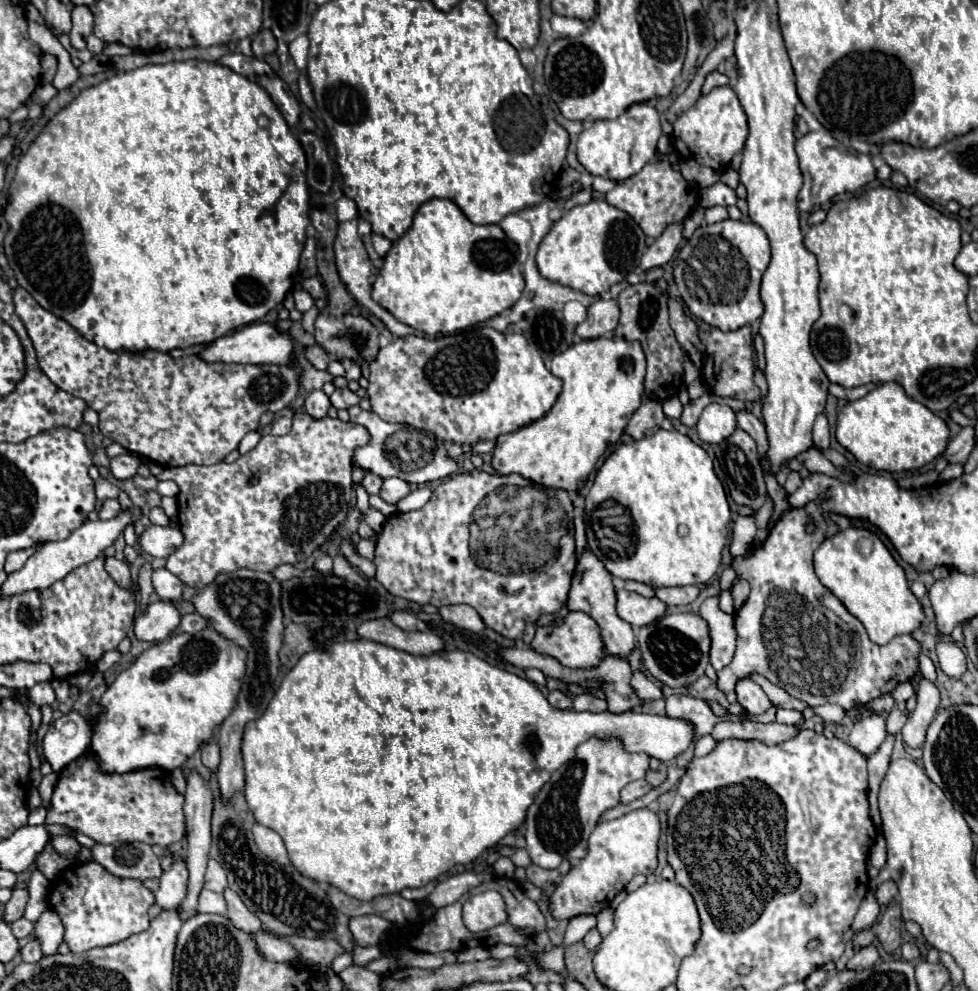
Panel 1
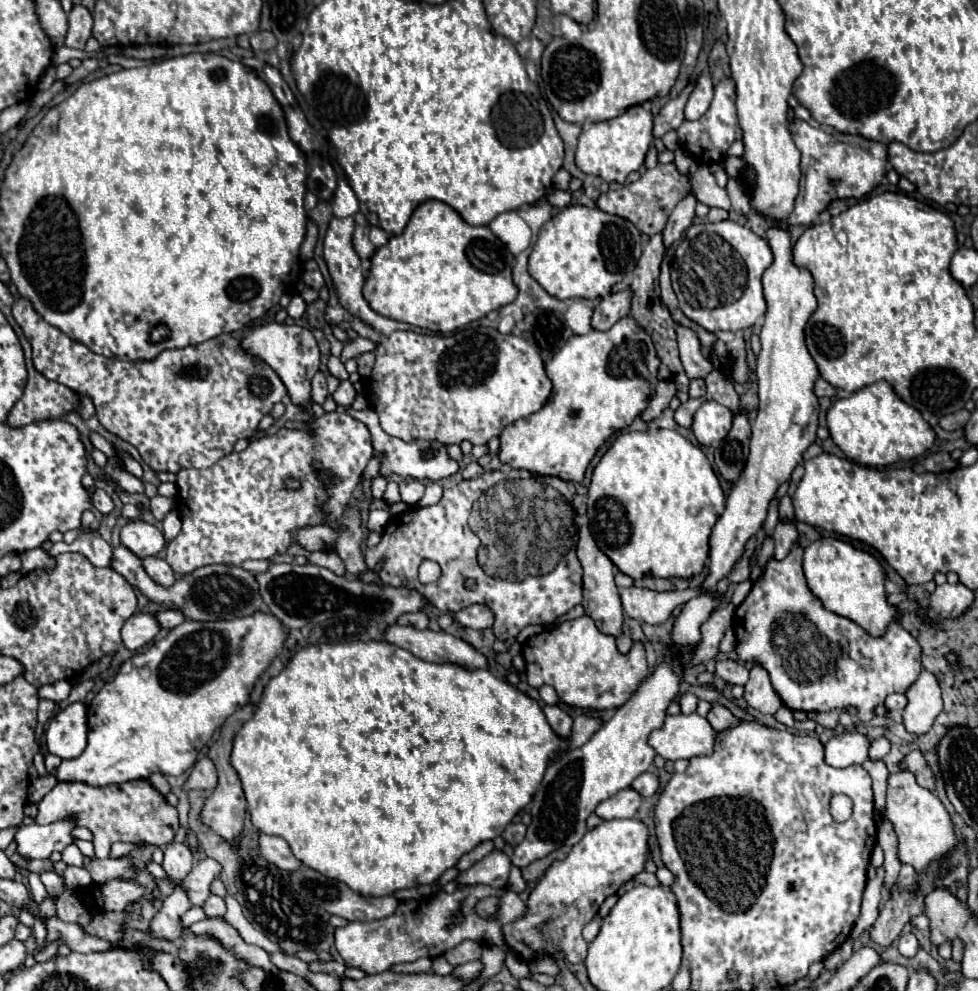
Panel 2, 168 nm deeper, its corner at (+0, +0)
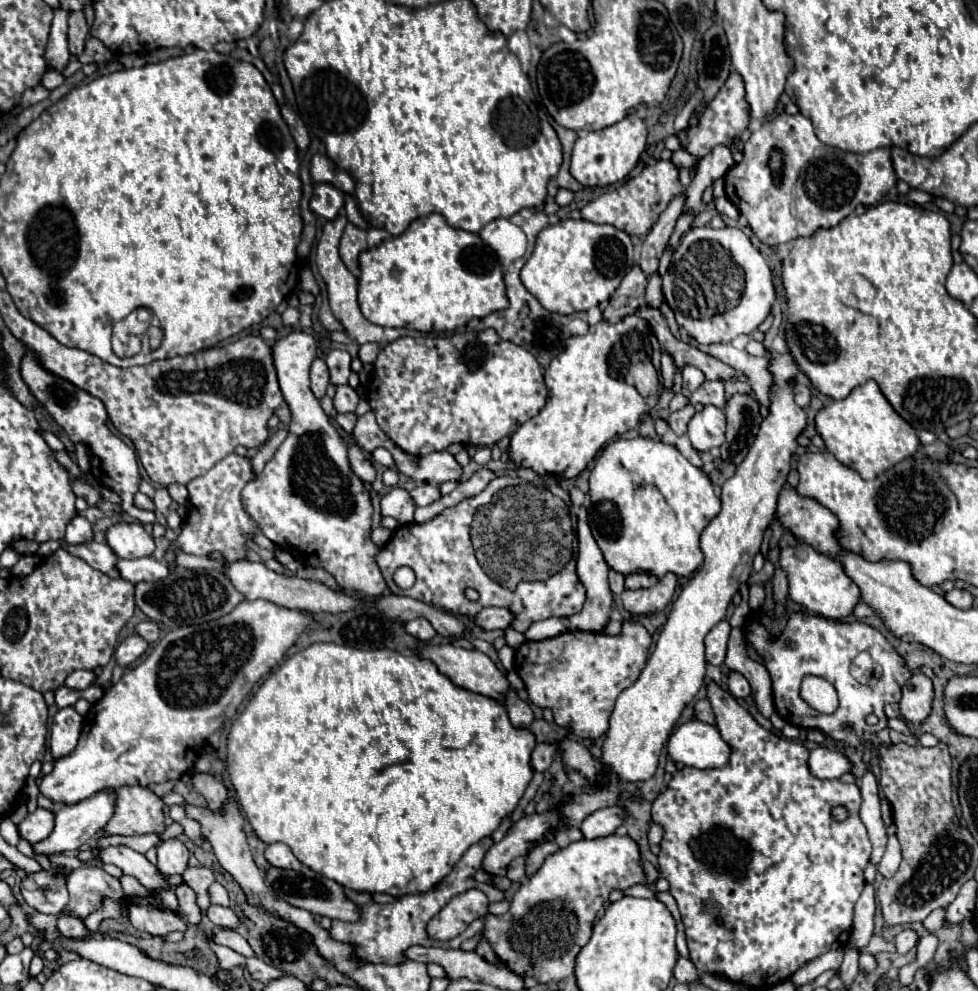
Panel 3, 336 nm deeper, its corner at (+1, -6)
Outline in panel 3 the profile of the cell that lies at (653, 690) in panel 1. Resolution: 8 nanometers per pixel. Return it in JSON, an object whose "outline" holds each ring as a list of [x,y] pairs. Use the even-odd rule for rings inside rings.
{"outline":[[[625,619],[621,633],[615,637],[605,633],[567,631],[543,641],[525,641],[515,651],[515,669],[527,687],[531,703],[535,703],[541,709],[549,707],[559,727],[567,727],[581,739],[599,739],[609,729],[609,717],[615,699],[623,689],[631,687],[637,681],[639,673],[643,671],[645,661],[649,657],[649,647],[651,647],[651,635],[647,633],[647,629],[631,619]]]}

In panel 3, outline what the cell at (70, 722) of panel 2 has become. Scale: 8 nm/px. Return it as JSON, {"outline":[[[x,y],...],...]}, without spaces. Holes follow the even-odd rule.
{"outline":[[[73,707],[57,711],[57,715],[53,717],[51,743],[49,743],[55,759],[65,757],[67,753],[71,753],[75,749],[79,733],[81,733],[81,721],[83,721],[83,717]]]}

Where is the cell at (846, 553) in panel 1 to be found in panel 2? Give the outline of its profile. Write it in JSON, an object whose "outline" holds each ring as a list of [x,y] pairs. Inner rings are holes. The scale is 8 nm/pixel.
{"outline":[[[822,537],[818,541],[812,541],[804,547],[804,575],[806,575],[806,581],[808,581],[808,587],[812,589],[812,593],[824,603],[824,607],[828,607],[830,611],[846,617],[846,619],[852,619],[854,623],[858,623],[868,635],[872,637],[882,637],[890,625],[890,621],[898,621],[902,617],[902,611],[888,603],[888,593],[884,589],[886,585],[886,571],[882,567],[882,563],[868,551],[864,549],[856,549],[852,547],[852,543],[848,541],[842,541],[838,537]]]}

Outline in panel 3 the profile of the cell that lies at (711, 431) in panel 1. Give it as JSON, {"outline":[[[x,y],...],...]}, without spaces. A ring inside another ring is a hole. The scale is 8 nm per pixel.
{"outline":[[[705,405],[689,421],[687,435],[697,451],[721,447],[725,441],[725,413],[715,405]]]}

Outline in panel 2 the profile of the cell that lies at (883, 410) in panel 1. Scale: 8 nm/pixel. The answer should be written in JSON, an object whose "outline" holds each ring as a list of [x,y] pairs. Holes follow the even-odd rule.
{"outline":[[[872,383],[846,399],[836,399],[826,415],[832,441],[842,453],[866,467],[884,467],[898,461],[912,461],[932,449],[936,433],[914,407],[904,403],[886,383]]]}

